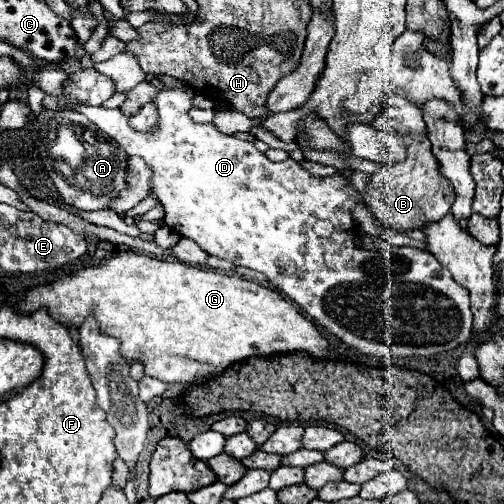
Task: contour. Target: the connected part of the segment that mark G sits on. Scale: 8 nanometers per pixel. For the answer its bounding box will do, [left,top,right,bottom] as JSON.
[16,252,330,384]

